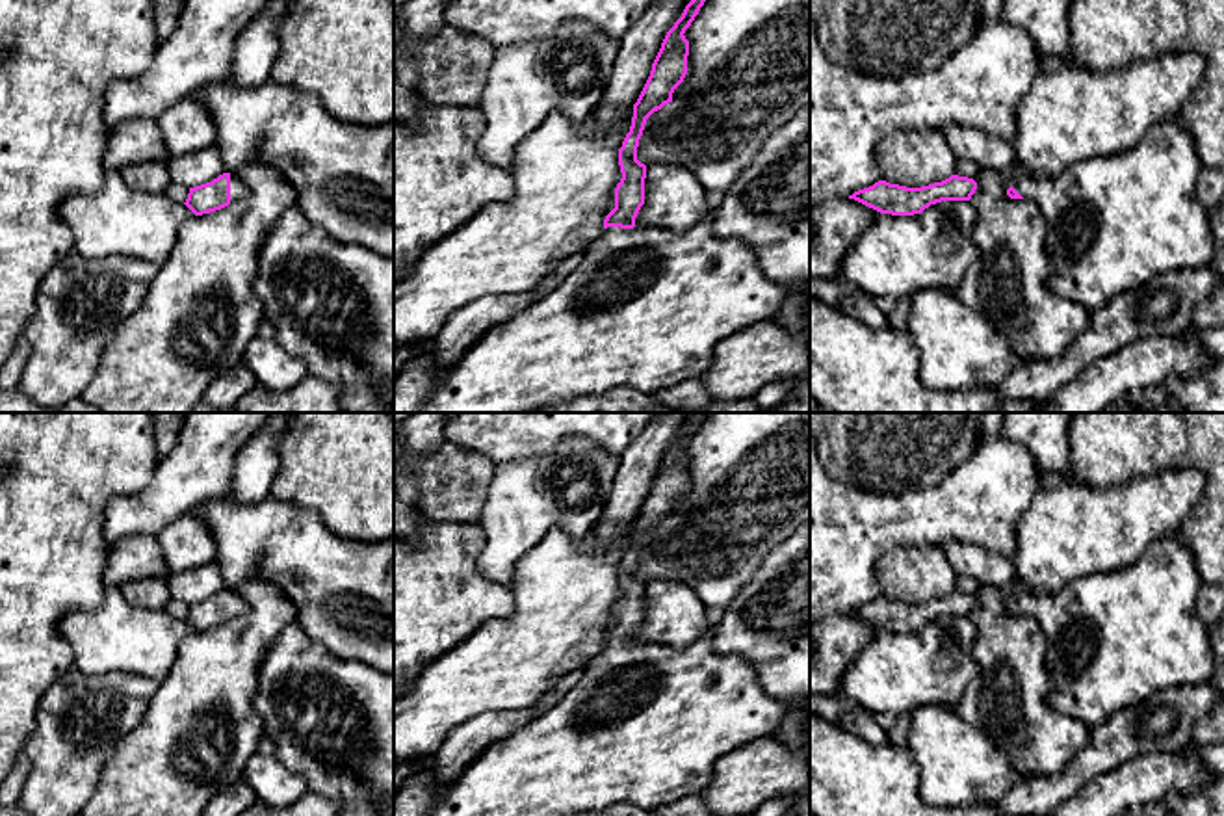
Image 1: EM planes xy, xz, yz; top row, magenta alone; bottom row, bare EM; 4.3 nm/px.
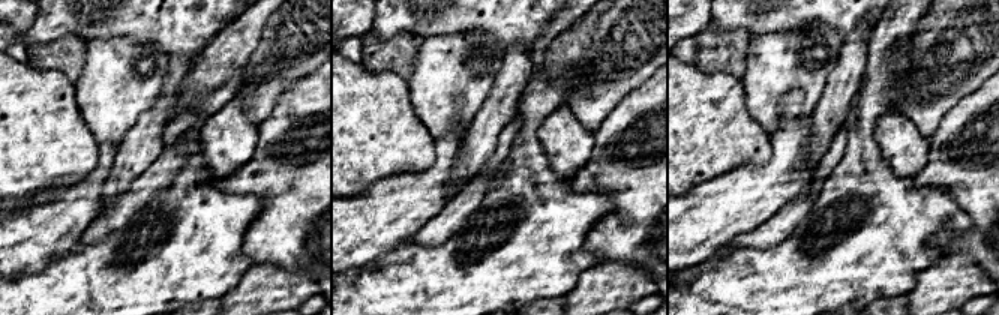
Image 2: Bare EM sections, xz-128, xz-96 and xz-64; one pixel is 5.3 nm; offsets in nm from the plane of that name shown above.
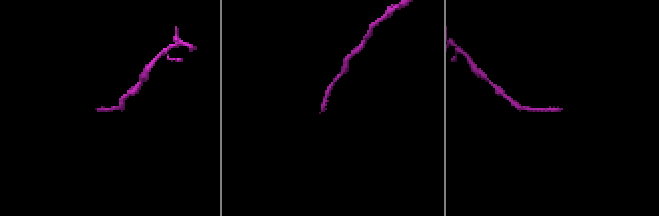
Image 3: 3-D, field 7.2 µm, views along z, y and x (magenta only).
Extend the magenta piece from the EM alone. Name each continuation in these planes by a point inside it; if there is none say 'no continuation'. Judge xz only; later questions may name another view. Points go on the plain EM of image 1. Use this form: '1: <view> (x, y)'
1: xz (645, 725)

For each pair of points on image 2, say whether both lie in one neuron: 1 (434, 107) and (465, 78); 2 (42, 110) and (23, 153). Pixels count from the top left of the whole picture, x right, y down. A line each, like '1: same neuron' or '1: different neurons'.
1: same neuron
2: same neuron

